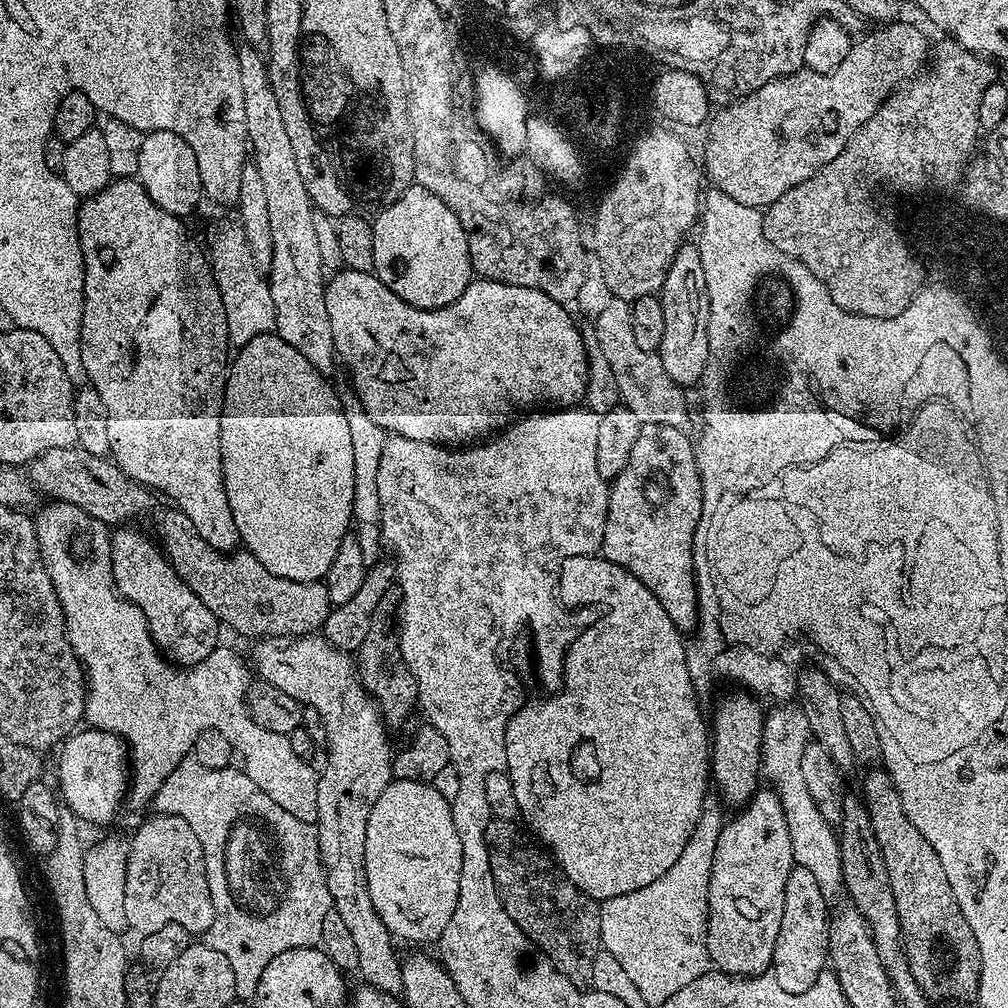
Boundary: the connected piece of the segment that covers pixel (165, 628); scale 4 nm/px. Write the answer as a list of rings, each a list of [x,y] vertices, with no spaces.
[[[117,527],[113,531],[116,533],[110,536],[110,579],[115,591],[140,607],[156,647],[167,653],[177,665],[191,666],[202,662],[221,643],[220,621],[202,606],[202,598],[182,582],[163,551],[132,528],[135,527]]]

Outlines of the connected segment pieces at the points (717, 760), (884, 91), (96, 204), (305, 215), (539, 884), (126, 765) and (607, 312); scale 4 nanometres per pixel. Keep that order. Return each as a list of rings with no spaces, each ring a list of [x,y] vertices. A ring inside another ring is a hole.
[[[736,690],[733,696],[728,696],[716,708],[716,713],[710,716],[710,776],[714,788],[720,791],[720,796],[728,804],[743,806],[756,795],[760,776],[762,777],[762,745],[764,742],[765,709],[760,709],[761,701]]]
[[[888,22],[873,27],[876,29],[866,33],[861,40],[857,39],[846,58],[826,74],[803,67],[798,72],[766,82],[766,86],[733,104],[723,105],[717,111],[720,113],[717,116],[715,113],[707,125],[708,141],[704,144],[702,168],[712,179],[711,187],[722,190],[722,194],[730,194],[730,198],[742,202],[742,206],[763,210],[782,198],[786,190],[806,182],[822,166],[834,162],[852,135],[876,113],[880,103],[905,80],[917,75],[929,59],[930,48],[928,52],[928,40],[923,30],[916,24],[900,23]]]
[[[136,178],[131,180],[113,179],[100,192],[81,199],[76,210],[76,229],[82,246],[84,263],[84,309],[82,310],[82,366],[87,383],[102,397],[102,406],[106,406],[106,426],[110,430],[111,459],[129,478],[153,493],[161,492],[169,496],[171,503],[194,522],[194,530],[206,538],[210,546],[219,552],[235,552],[242,541],[238,526],[230,514],[230,502],[226,498],[226,486],[222,474],[222,410],[224,409],[224,386],[228,383],[230,367],[230,345],[226,330],[226,310],[222,306],[220,291],[212,276],[212,266],[205,249],[188,233],[185,221],[181,217],[167,213],[155,204]]]
[[[252,50],[249,51],[252,52],[249,54],[249,56],[246,56],[246,54],[240,54],[238,55],[238,66],[240,67],[240,73],[242,74],[242,98],[244,99],[244,125],[246,126],[246,130],[248,131],[248,138],[247,138],[247,145],[250,149],[250,160],[251,163],[256,164],[258,166],[258,175],[260,175],[262,177],[262,186],[263,188],[266,189],[266,202],[268,203],[269,209],[270,209],[270,238],[272,239],[272,264],[270,267],[268,267],[268,269],[266,269],[266,275],[268,278],[268,285],[270,286],[270,294],[272,295],[272,297],[274,298],[274,314],[276,315],[276,331],[275,331],[275,335],[280,336],[281,338],[284,339],[284,341],[289,344],[290,346],[294,346],[294,350],[298,350],[298,354],[302,354],[303,356],[305,356],[306,359],[308,359],[308,361],[313,364],[316,369],[318,369],[320,372],[328,374],[331,373],[331,368],[332,368],[332,360],[333,360],[333,364],[334,364],[334,357],[336,356],[336,347],[334,346],[334,334],[332,333],[332,331],[330,330],[330,314],[326,314],[326,294],[324,293],[325,287],[326,287],[326,269],[325,266],[322,262],[322,255],[321,255],[321,251],[318,250],[318,239],[317,239],[317,231],[314,228],[314,222],[316,220],[316,217],[318,215],[317,211],[315,208],[313,208],[312,206],[312,199],[310,198],[310,194],[306,194],[306,186],[304,183],[302,183],[302,174],[298,174],[298,162],[295,161],[294,159],[294,149],[291,148],[290,146],[290,137],[288,135],[286,135],[286,126],[283,124],[282,122],[282,113],[280,113],[280,111],[278,110],[278,98],[274,98],[274,90],[272,89],[272,87],[270,86],[270,78],[268,77],[268,66],[265,60],[265,57],[263,55],[260,56],[258,53],[259,51],[256,50]]]
[[[492,819],[486,830],[486,846],[490,854],[490,870],[494,874],[496,889],[500,892],[500,901],[510,914],[510,918],[524,931],[525,936],[543,955],[551,960],[552,965],[566,978],[577,982],[591,982],[593,979],[594,960],[602,950],[600,942],[600,904],[591,900],[570,878],[561,870],[555,859],[535,839],[527,840],[516,829],[511,820]]]
[[[91,726],[85,727],[85,732],[83,730],[77,730],[68,737],[67,740],[63,741],[62,747],[59,749],[60,752],[60,792],[64,795],[63,802],[66,808],[73,812],[76,816],[77,821],[83,822],[83,820],[89,820],[92,824],[104,824],[107,820],[112,820],[116,816],[116,811],[122,808],[122,805],[126,800],[126,793],[130,783],[130,752],[126,747],[123,740],[119,736],[114,735],[112,732],[104,732],[100,728],[93,728]]]
[[[609,299],[609,304],[594,317],[598,346],[618,378],[618,390],[623,407],[634,410],[641,424],[674,426],[687,429],[688,400],[684,397],[685,389],[672,381],[670,374],[662,370],[662,362],[655,352],[642,350],[634,340],[634,322],[631,318],[632,305],[629,301]]]

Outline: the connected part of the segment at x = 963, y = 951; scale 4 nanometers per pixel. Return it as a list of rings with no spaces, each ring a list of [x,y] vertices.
[[[876,770],[865,771],[868,773],[864,776],[863,799],[867,801],[872,830],[886,862],[886,874],[890,874],[890,890],[898,910],[902,943],[911,952],[908,957],[910,970],[925,997],[933,1001],[971,1001],[980,991],[980,951],[974,930],[970,930],[970,922],[966,922],[966,914],[962,914],[954,890],[950,890],[946,870],[942,870],[934,846],[930,846],[914,822],[906,818],[906,810],[896,795],[891,776],[884,770],[872,771]]]

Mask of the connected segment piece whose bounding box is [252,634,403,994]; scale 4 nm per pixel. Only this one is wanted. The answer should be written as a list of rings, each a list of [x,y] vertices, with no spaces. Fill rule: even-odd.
[[[323,635],[264,638],[257,644],[260,645],[252,652],[256,672],[260,675],[257,677],[265,684],[278,686],[278,690],[290,694],[290,698],[300,701],[301,705],[316,710],[326,726],[328,761],[324,764],[324,772],[322,768],[318,776],[318,818],[315,826],[320,835],[322,868],[323,871],[328,871],[326,879],[332,895],[335,919],[337,916],[344,923],[344,928],[352,939],[356,964],[364,975],[363,983],[380,992],[403,993],[402,960],[400,956],[396,957],[397,945],[392,933],[382,922],[382,918],[378,918],[374,902],[370,902],[370,890],[366,882],[366,822],[370,818],[370,810],[374,810],[374,802],[382,798],[382,790],[386,790],[386,786],[394,779],[394,749],[392,750],[392,744],[388,741],[389,729],[380,706],[364,689],[357,661],[349,653],[338,650]]]

